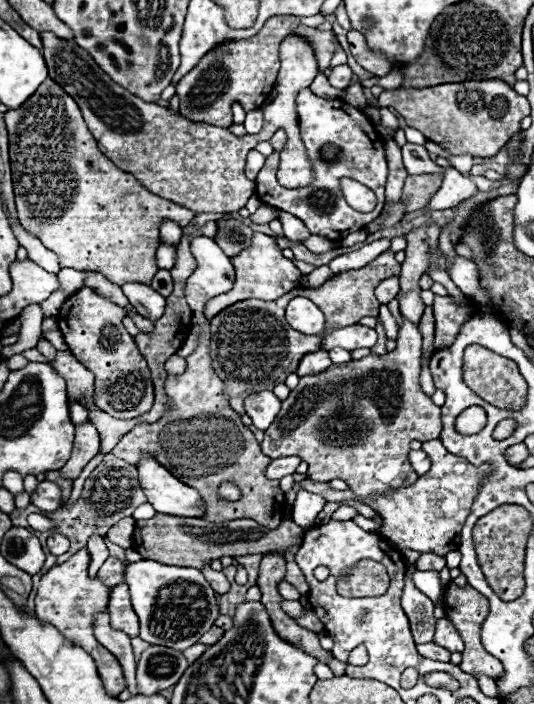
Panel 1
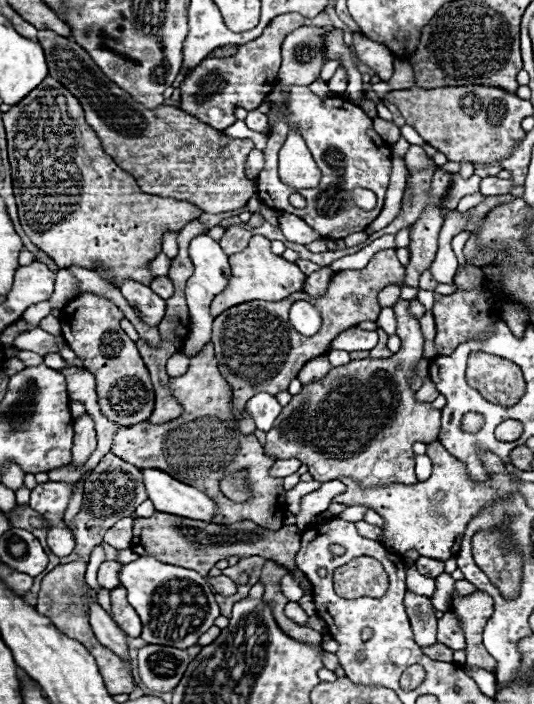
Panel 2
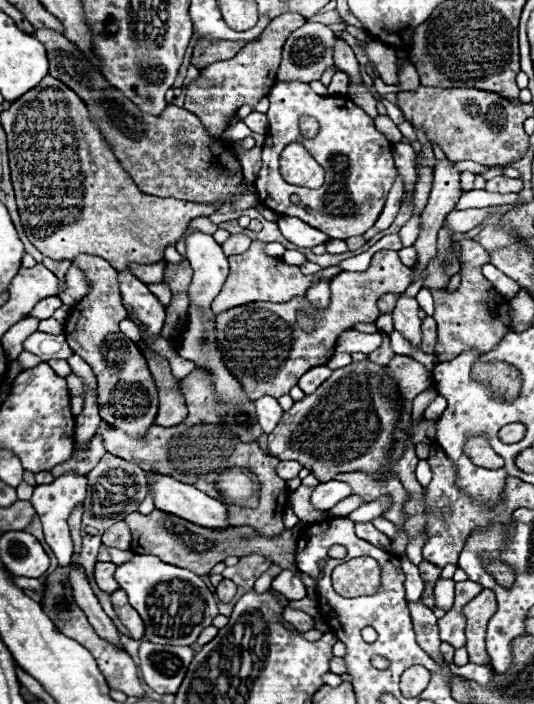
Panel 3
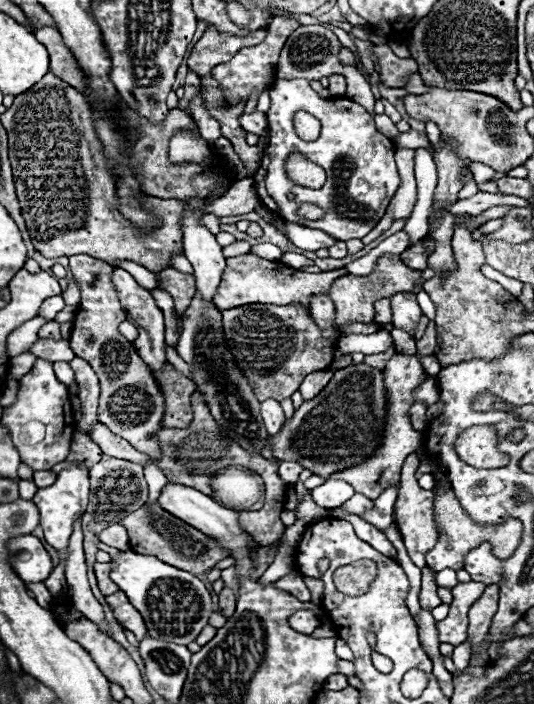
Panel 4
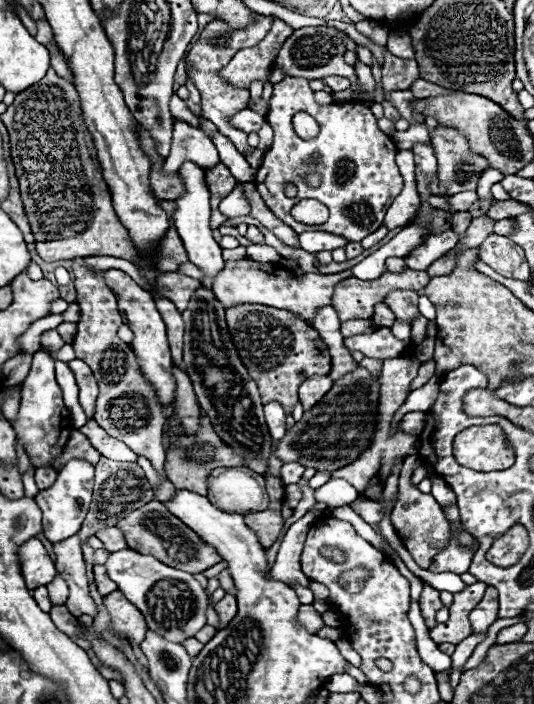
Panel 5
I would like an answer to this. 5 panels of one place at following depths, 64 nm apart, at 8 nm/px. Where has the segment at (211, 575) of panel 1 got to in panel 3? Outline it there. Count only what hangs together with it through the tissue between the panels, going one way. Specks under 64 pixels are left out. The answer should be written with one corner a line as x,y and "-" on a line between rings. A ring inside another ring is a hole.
222,580
222,582
218,584
218,588
216,588
216,594
218,594
220,602
226,602
226,604
228,604
228,602
234,598
234,594
236,594
234,582
232,582
232,580

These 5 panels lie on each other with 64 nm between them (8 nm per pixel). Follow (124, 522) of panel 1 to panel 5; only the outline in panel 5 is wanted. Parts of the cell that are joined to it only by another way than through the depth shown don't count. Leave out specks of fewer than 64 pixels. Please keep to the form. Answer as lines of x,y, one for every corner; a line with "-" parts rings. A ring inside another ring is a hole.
114,526
114,528
106,528
106,530
96,532
96,538
102,540
104,550
108,550
108,552
114,552
114,550
118,550
118,548
126,548
124,534
122,534
116,526

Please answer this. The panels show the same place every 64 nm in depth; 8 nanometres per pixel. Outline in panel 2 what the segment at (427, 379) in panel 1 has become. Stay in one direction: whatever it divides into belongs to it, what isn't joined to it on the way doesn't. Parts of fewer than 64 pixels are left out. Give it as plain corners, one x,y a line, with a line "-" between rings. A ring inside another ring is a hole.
426,378
424,386
416,392
416,400
418,400
418,402
422,402
422,404
430,404
436,396
438,396
438,390
434,388
432,380
430,380
430,378

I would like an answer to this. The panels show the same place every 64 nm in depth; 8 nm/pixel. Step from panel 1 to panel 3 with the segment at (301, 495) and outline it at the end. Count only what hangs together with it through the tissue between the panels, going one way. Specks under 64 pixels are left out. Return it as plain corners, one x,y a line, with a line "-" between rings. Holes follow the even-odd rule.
328,480
328,482
320,482
314,492
310,502
314,504
314,508
318,510
330,510
332,506
336,506
340,500
348,498
352,494
350,486
346,482
338,482
338,480

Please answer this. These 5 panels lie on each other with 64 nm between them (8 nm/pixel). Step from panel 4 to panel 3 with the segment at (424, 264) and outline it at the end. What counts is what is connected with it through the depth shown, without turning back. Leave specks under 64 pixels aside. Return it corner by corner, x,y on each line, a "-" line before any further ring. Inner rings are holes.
410,246
410,248
402,248
398,254
400,254
402,264
406,264
406,266
410,266
410,268
414,268
414,266
418,264
418,252
416,252
414,246

